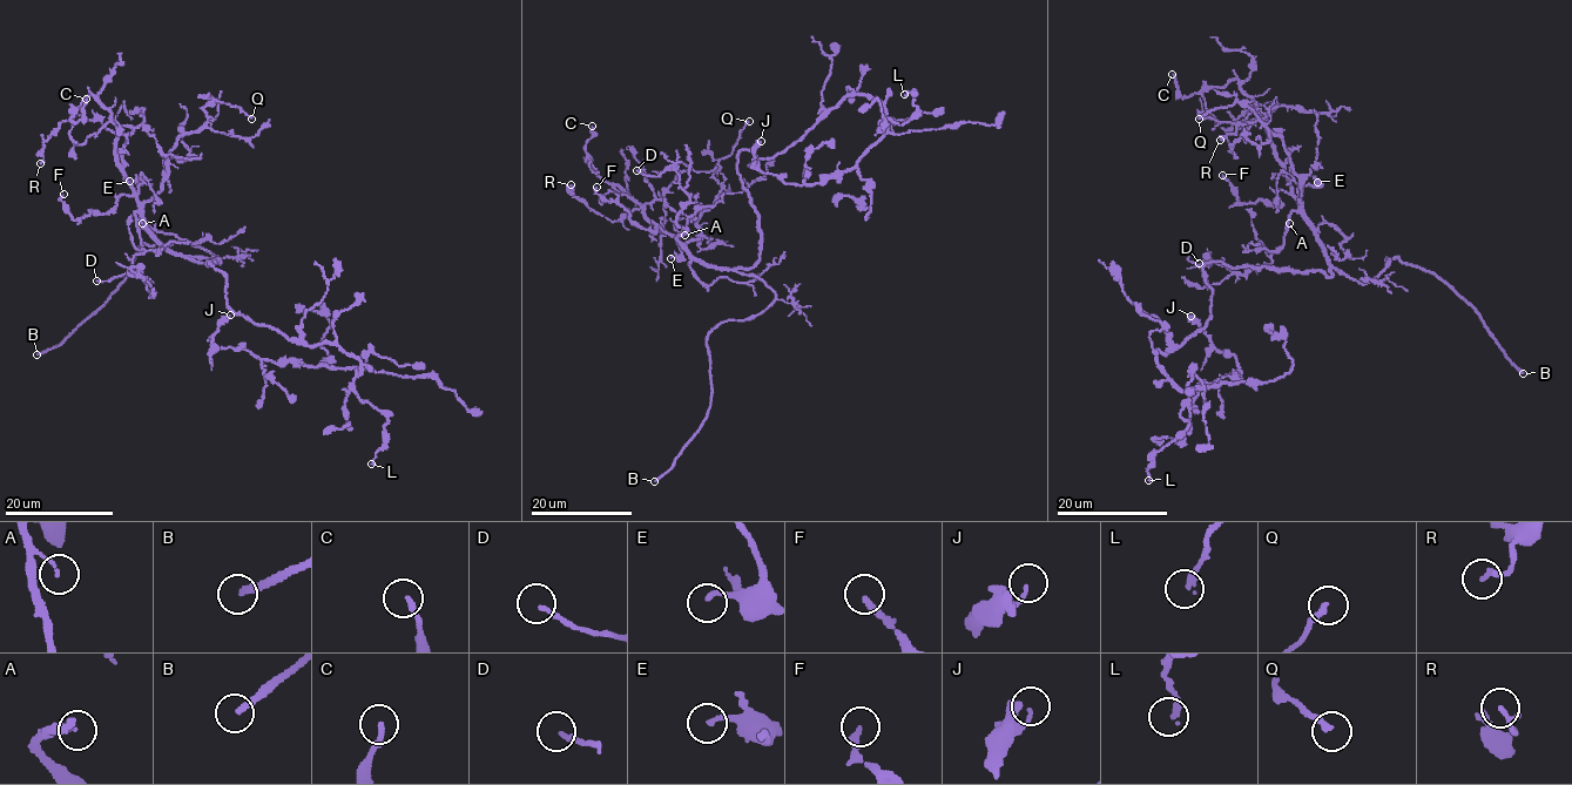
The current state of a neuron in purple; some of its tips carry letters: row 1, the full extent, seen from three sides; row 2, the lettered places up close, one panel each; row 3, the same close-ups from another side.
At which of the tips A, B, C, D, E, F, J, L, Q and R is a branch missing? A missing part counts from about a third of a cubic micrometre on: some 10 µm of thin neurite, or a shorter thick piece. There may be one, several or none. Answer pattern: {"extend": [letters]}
{"extend": ["B"]}

